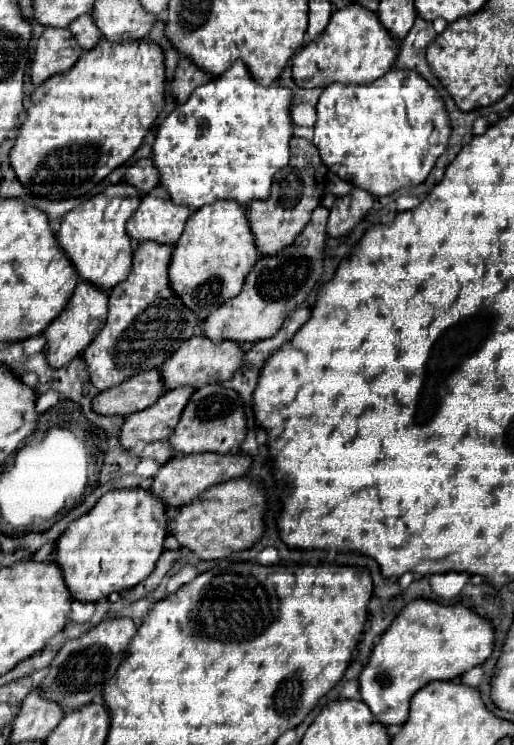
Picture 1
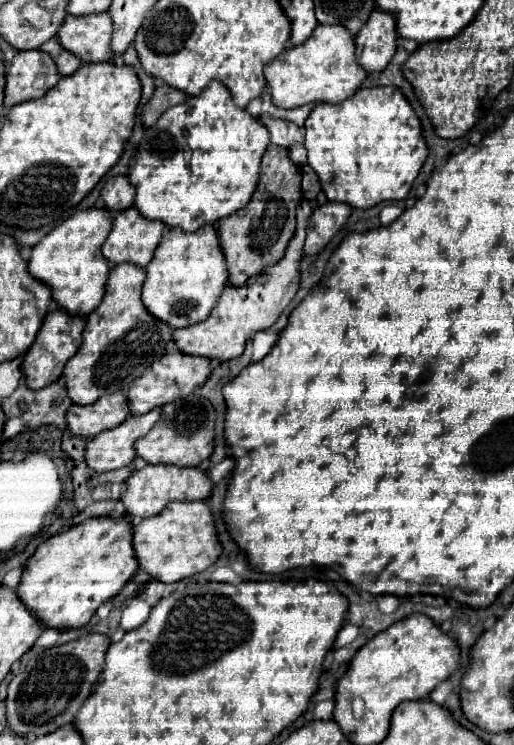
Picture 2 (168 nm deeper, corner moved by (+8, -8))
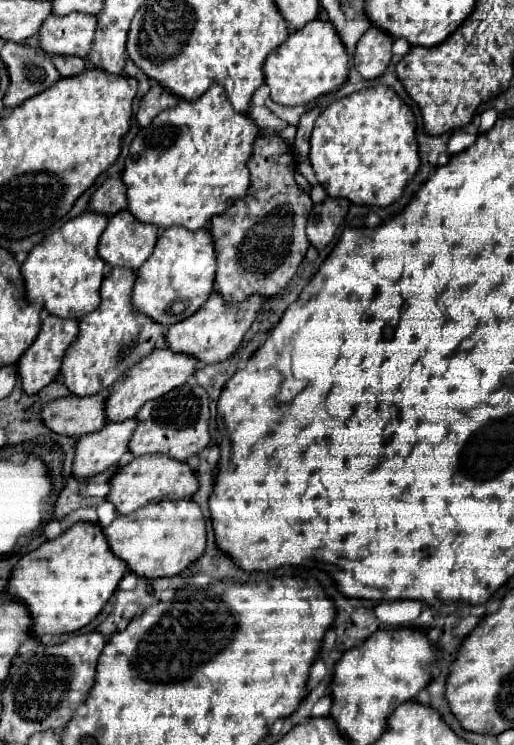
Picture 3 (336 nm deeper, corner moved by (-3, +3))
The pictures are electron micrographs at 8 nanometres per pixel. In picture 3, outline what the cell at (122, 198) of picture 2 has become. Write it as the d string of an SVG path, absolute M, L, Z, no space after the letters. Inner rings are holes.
M118 177L106 179L106 183L100 185L100 189L96 189L94 195L90 197L88 209L94 213L100 213L100 215L106 215L106 217L112 217L120 209L126 209L124 183Z

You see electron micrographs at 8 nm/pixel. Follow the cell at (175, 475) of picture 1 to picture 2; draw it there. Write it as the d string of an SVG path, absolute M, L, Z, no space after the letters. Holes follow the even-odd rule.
M159 464L159 466L145 466L141 470L135 470L131 478L127 480L127 492L121 496L121 502L125 504L127 516L141 520L149 516L157 516L167 502L173 500L207 500L213 492L213 480L207 476L207 472L199 468L177 468L173 464Z

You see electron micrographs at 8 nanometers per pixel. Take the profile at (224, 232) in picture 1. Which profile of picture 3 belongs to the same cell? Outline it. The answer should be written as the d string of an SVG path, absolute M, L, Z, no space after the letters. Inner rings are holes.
M184 227L164 229L156 241L156 247L148 261L136 271L132 287L132 309L148 315L148 319L170 327L184 321L200 309L200 305L214 291L216 255L210 233L206 229L188 231Z

